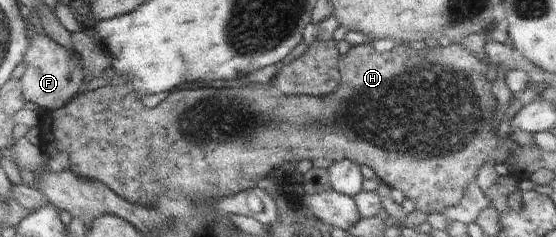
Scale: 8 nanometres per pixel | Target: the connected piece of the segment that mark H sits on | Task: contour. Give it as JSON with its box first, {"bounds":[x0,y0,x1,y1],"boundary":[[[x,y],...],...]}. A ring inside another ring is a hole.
{"bounds":[40,42,518,214],"boundary":[[[453,42],[448,47],[435,46],[433,48],[426,47],[422,50],[415,50],[404,43],[399,43],[391,51],[379,53],[372,43],[360,44],[357,46],[351,46],[351,49],[346,53],[346,56],[342,55],[338,58],[338,69],[341,75],[341,86],[334,92],[318,97],[302,96],[302,95],[284,95],[280,94],[280,97],[268,97],[266,93],[266,85],[264,87],[256,87],[256,85],[250,85],[250,87],[236,87],[236,89],[185,89],[179,88],[168,93],[168,96],[164,101],[158,103],[156,107],[148,108],[140,103],[141,99],[136,97],[137,93],[132,89],[132,83],[130,79],[121,78],[118,85],[103,83],[102,87],[94,90],[88,90],[85,93],[80,93],[79,97],[72,99],[66,106],[59,107],[55,110],[48,110],[41,113],[40,125],[41,129],[41,148],[50,157],[50,161],[54,160],[54,157],[59,152],[64,152],[68,155],[74,175],[79,177],[87,177],[88,179],[95,179],[100,183],[104,183],[106,187],[109,187],[116,193],[116,195],[122,196],[126,201],[130,203],[141,205],[147,208],[154,207],[154,202],[158,202],[158,197],[165,196],[169,199],[177,199],[184,197],[205,197],[208,199],[227,198],[228,195],[232,195],[236,189],[242,189],[240,185],[212,185],[214,181],[208,181],[208,179],[200,179],[200,177],[170,177],[166,173],[170,173],[170,165],[172,165],[172,159],[176,163],[180,163],[178,159],[182,159],[182,163],[188,163],[188,159],[184,157],[170,157],[170,151],[174,153],[188,153],[188,147],[202,147],[206,143],[228,143],[232,139],[236,139],[236,149],[252,149],[252,147],[272,147],[272,153],[280,153],[284,159],[308,159],[314,161],[314,159],[326,159],[328,161],[338,161],[348,158],[350,161],[357,163],[358,165],[365,165],[370,167],[374,171],[383,183],[389,185],[391,189],[400,189],[405,197],[412,199],[415,209],[423,211],[428,214],[431,213],[443,213],[444,209],[448,207],[456,207],[460,203],[468,183],[477,177],[480,167],[486,163],[486,161],[496,161],[500,166],[504,164],[504,161],[512,155],[512,151],[518,146],[508,139],[507,143],[498,141],[498,135],[495,131],[492,131],[492,117],[495,108],[498,107],[498,103],[492,94],[492,82],[488,80],[487,65],[484,61],[475,58],[468,49],[465,49],[460,43]],[[142,165],[146,165],[146,175],[142,179],[140,175],[140,169]],[[148,169],[152,169],[152,175],[160,177],[160,179],[146,179],[148,177]]]}

